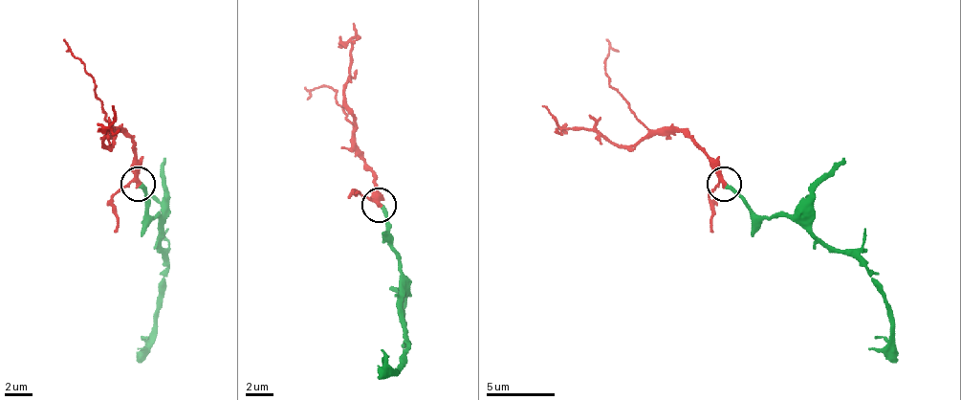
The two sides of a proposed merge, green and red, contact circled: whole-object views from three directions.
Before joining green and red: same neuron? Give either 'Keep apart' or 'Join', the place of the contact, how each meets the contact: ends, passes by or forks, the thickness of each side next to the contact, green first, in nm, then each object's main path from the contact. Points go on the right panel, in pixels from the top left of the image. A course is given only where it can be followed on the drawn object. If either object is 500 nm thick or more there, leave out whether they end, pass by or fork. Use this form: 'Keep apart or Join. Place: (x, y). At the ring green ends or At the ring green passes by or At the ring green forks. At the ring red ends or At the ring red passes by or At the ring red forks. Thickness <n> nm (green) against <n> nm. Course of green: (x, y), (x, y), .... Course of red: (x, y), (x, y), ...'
Join. Place: (724, 184). At the ring green ends. At the ring red passes by. Thickness 320 nm (green) against 280 nm. Course of green: (725, 184), (759, 215), (800, 218), (869, 274), (889, 315), (893, 363). Course of red: (725, 184), (704, 153), (680, 133), (643, 136), (632, 146), (608, 143), (591, 129), (563, 129), (542, 105)

